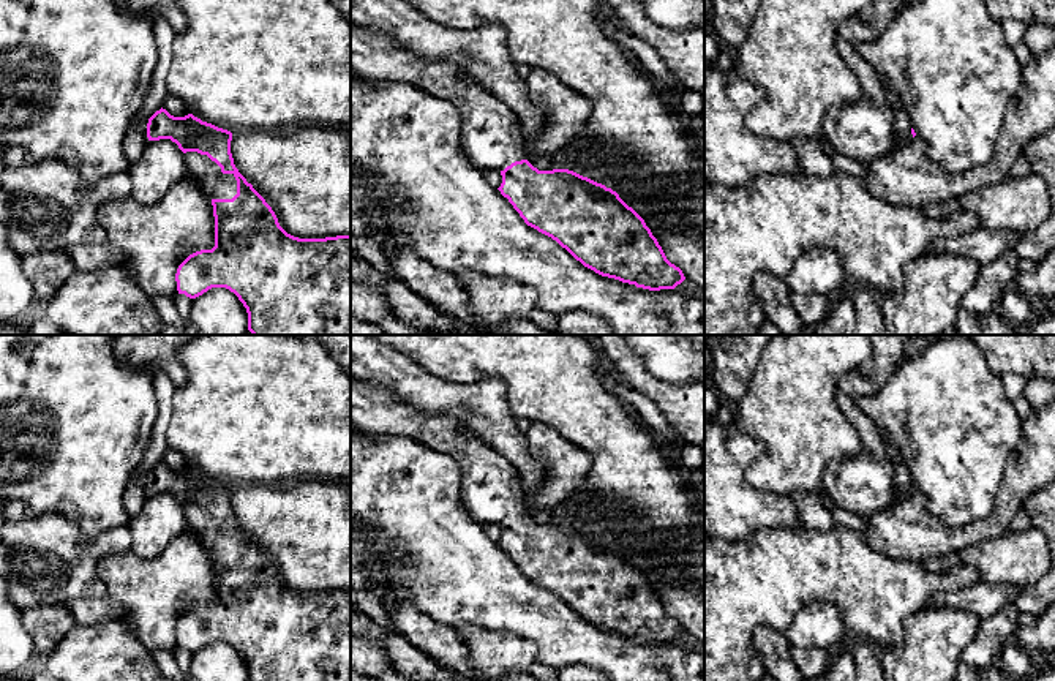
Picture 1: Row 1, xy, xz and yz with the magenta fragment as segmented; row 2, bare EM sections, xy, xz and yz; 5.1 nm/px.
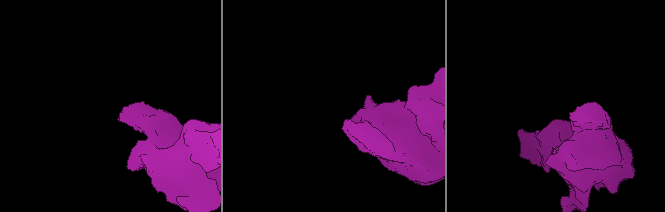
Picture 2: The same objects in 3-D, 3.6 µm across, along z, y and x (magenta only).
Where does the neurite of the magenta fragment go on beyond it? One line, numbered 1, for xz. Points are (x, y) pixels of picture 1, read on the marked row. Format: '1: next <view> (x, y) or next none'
1: next xz (493, 139)

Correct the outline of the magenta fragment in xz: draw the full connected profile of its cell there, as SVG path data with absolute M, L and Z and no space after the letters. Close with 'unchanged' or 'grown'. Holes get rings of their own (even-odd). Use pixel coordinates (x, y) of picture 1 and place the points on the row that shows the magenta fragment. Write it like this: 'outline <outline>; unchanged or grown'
outline M351 22L351 71L376 82L387 81L411 84L436 98L450 101L460 112L466 155L482 171L499 171L502 183L497 190L509 199L524 223L556 240L584 267L602 277L614 278L649 291L674 289L685 280L682 270L666 259L662 246L646 226L644 220L629 207L616 191L569 169L539 171L534 167L526 160L524 134L515 114L501 100L471 82L456 65L452 65L447 60L420 58L404 46L398 44L387 33L359 27Z; grown

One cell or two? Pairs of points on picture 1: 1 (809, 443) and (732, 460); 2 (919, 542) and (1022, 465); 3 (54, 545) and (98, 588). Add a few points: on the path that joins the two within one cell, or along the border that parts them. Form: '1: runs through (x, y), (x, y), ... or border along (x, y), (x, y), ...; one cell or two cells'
1: border along (738, 427), (763, 444), (746, 479), (773, 490); two cells
2: runs through (951, 539), (984, 530), (1005, 509), (1009, 496); one cell
3: runs through (65, 556), (87, 579); one cell

